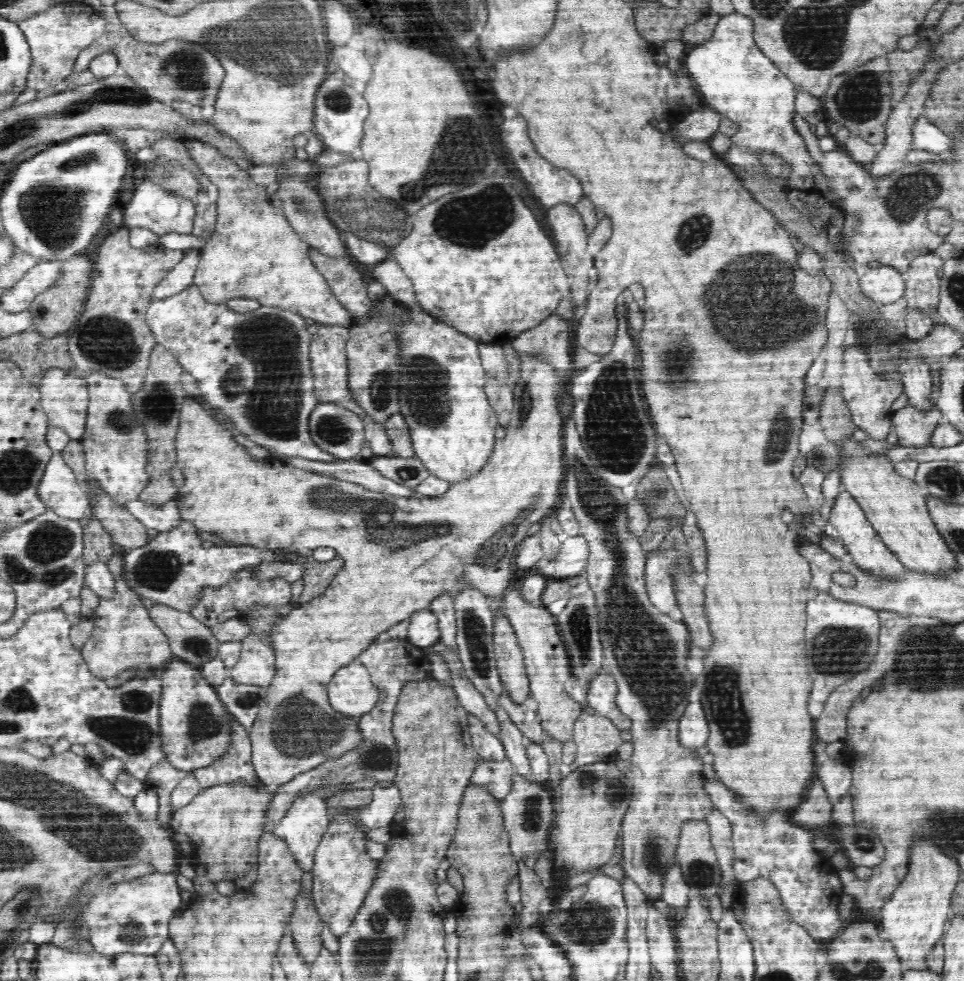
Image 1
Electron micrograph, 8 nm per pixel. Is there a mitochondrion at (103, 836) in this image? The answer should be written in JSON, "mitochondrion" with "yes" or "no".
{"mitochondrion":"yes"}

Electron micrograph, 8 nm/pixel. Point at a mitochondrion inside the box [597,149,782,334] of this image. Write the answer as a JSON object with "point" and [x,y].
{"point":[688,238]}

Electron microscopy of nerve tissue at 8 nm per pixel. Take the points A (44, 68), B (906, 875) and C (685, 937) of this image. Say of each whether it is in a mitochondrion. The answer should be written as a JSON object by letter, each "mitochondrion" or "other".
{"A":"mitochondrion","B":"other","C":"other"}

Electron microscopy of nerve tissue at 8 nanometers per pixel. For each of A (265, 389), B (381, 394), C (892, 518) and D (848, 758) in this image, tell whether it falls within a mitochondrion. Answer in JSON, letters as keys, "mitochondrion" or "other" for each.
{"A":"mitochondrion","B":"mitochondrion","C":"other","D":"other"}

